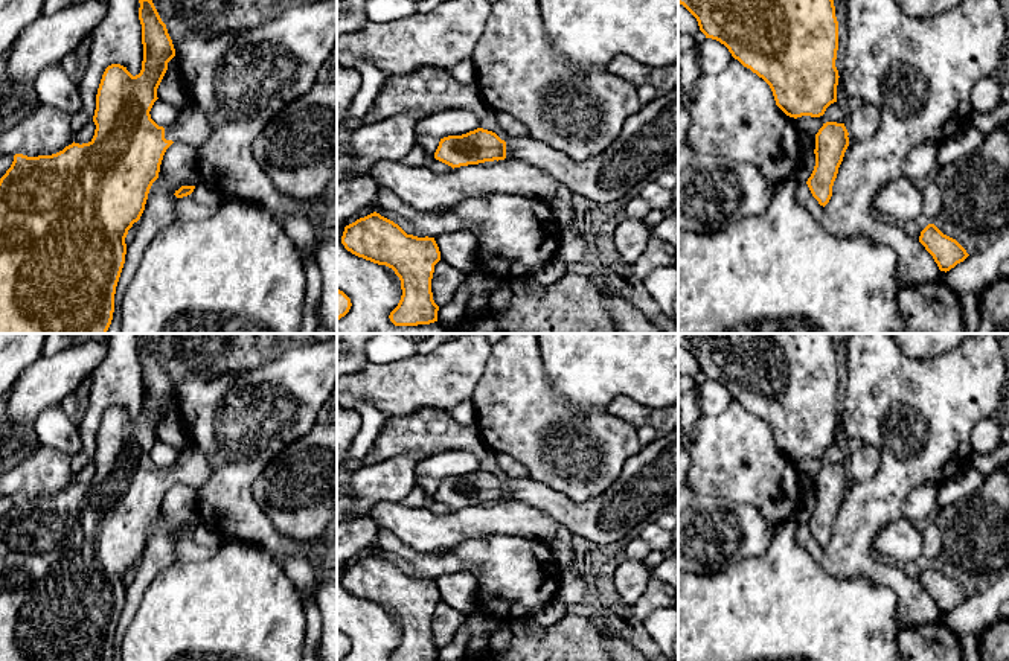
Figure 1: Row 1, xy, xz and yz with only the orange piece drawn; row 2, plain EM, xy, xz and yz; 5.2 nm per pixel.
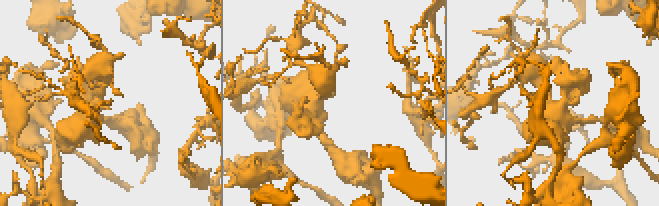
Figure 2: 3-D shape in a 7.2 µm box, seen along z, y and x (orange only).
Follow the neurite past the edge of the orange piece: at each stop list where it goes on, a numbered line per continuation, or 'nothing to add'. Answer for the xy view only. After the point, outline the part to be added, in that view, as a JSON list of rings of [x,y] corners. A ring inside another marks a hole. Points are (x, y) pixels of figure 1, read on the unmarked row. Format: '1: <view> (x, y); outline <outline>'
1: xy (191, 468); outline [[[195,446],[180,448],[177,461],[165,469],[165,480],[174,484],[181,483],[194,487],[201,487],[212,475],[212,468],[204,454]]]

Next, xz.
1: xz (648, 482); outline [[[678,426],[642,446],[616,481],[585,503],[575,503],[530,477],[509,477],[506,500],[546,512],[572,535],[594,544],[614,544],[655,510],[678,503]]]

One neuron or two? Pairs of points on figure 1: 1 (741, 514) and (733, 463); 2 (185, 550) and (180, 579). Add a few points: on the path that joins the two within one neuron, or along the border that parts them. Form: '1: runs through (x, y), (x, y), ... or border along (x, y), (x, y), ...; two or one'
1: border along (704, 494), (750, 503), (770, 523); two
2: border along (218, 550), (206, 559), (177, 561); two

